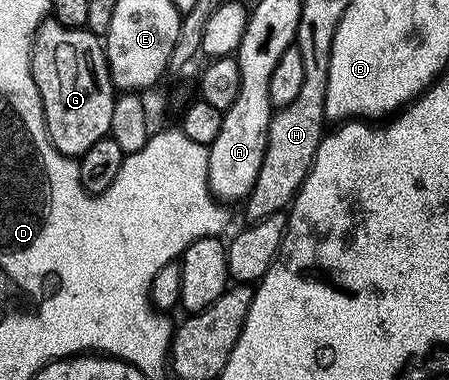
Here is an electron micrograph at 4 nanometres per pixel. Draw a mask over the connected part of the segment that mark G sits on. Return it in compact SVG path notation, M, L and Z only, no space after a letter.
M55 20L42 25L33 41L33 78L39 87L43 99L45 122L49 128L49 137L53 146L64 155L80 159L95 147L95 143L106 140L111 134L111 119L115 119L115 107L119 90L113 85L113 76L109 70L109 56L105 54L102 38L89 33L88 29L68 29Z

